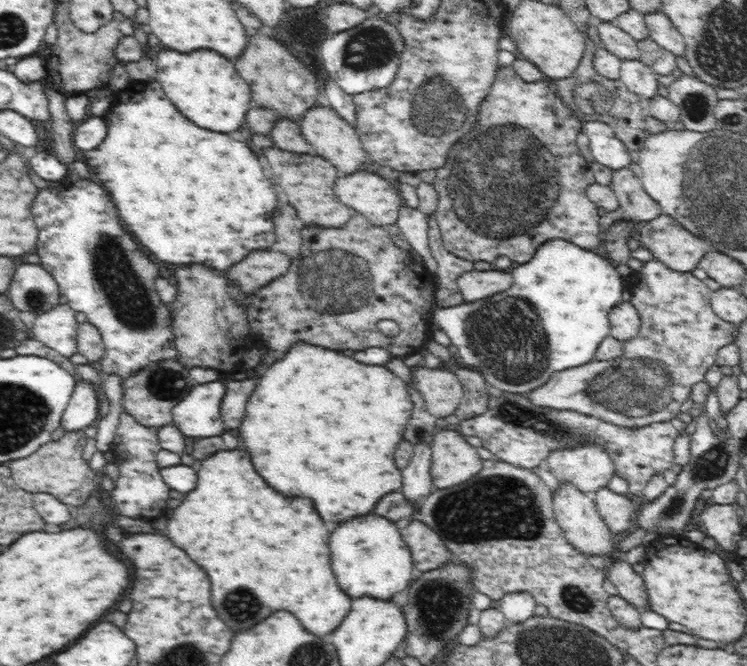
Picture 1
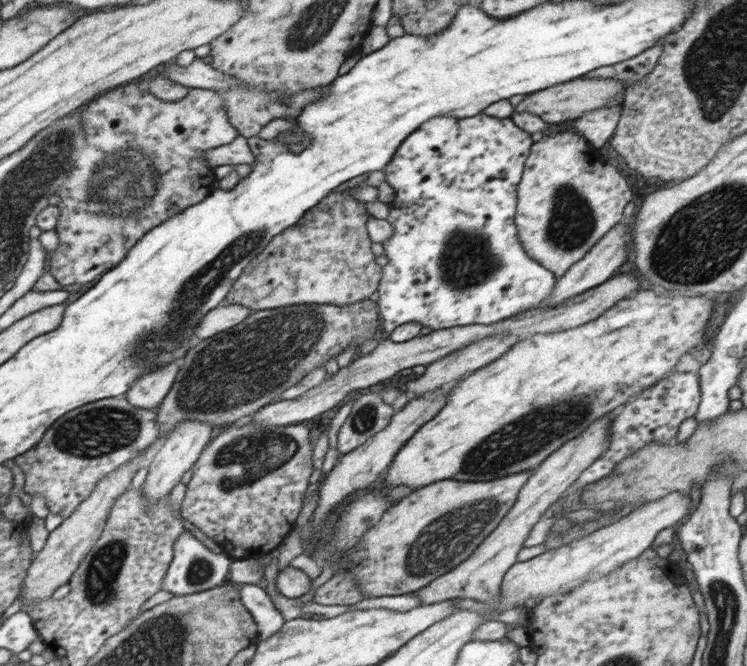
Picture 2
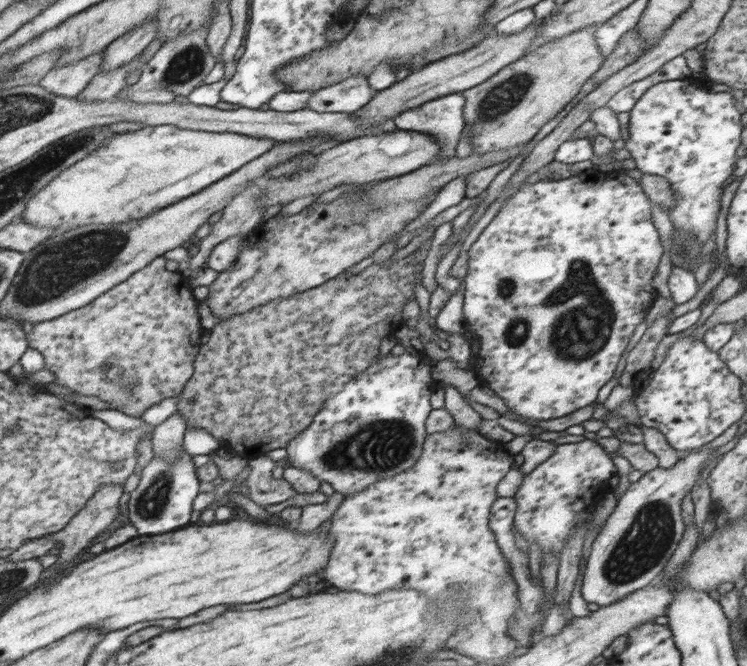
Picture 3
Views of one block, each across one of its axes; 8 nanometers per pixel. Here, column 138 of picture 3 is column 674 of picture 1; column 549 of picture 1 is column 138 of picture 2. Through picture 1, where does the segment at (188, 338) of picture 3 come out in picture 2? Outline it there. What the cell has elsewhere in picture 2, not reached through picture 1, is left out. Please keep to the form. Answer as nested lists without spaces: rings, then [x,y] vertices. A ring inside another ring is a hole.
[[[174,362],[170,363],[158,371],[144,374],[134,382],[128,394],[124,395],[130,404],[143,409],[156,408],[162,404],[162,400],[170,392],[180,370]]]

